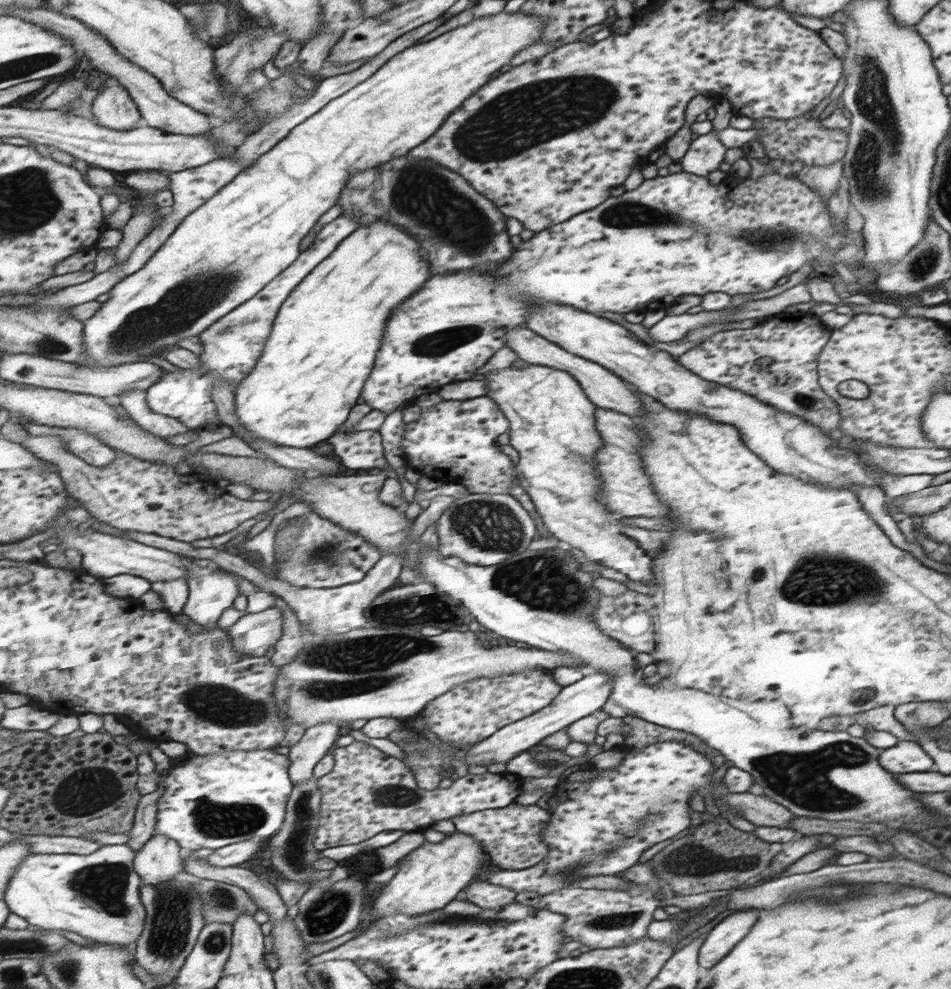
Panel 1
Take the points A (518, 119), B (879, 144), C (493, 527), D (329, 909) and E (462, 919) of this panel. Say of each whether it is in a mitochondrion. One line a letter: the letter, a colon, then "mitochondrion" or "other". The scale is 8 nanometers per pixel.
A: mitochondrion
B: mitochondrion
C: mitochondrion
D: mitochondrion
E: mitochondrion

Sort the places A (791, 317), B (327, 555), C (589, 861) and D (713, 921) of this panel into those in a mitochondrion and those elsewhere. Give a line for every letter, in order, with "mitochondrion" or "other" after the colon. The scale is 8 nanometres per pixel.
A: other
B: mitochondrion
C: mitochondrion
D: other

